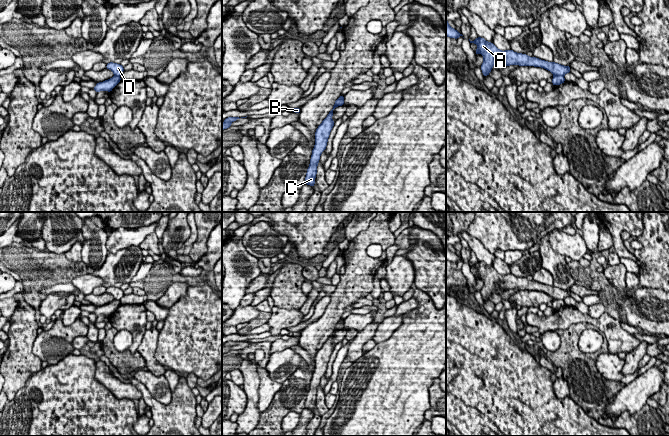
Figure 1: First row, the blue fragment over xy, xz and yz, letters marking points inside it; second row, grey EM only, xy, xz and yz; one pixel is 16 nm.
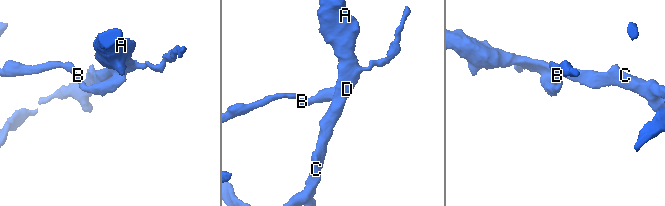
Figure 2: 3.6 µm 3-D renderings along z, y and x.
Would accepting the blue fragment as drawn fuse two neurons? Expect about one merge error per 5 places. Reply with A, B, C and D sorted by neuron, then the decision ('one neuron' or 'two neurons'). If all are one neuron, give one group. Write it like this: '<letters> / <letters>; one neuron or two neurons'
A C D / B; two neurons

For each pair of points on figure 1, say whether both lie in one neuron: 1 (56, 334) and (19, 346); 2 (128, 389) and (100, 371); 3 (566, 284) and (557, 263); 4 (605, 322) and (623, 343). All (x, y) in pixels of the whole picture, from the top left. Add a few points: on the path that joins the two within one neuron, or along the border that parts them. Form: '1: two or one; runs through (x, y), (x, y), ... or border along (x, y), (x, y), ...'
1: two; border along (37, 334), (34, 340), (33, 353), (41, 361)
2: one; runs through (121, 389), (107, 378)
3: one; runs through (563, 279), (558, 268)
4: one; runs through (606, 328), (617, 337)

